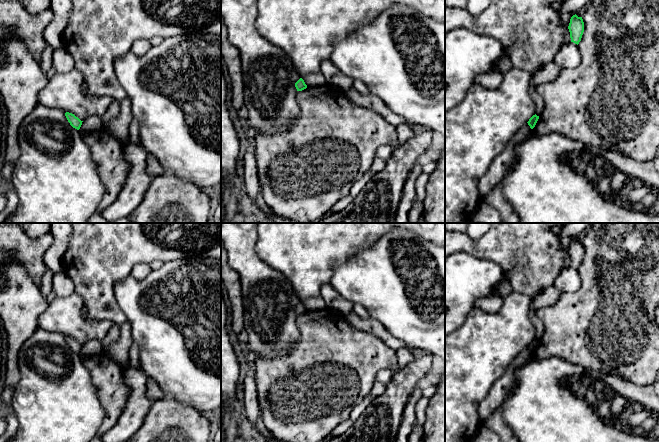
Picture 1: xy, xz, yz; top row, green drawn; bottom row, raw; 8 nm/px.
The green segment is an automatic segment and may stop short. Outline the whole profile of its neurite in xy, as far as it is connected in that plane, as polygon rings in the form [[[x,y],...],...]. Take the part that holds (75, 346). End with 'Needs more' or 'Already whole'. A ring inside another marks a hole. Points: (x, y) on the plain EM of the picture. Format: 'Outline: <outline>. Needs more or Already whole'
Outline: [[[66,336],[65,340],[73,352],[75,352],[77,354],[80,353],[83,345],[81,345],[78,341],[76,341],[74,338],[69,337],[69,336]]]. Already whole

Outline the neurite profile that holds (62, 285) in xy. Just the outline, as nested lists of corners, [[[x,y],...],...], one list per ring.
[[[64,270],[54,274],[52,279],[52,289],[55,296],[58,298],[68,297],[75,293],[75,285]]]

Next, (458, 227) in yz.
[[[445,223],[445,230],[466,233],[467,223]]]

